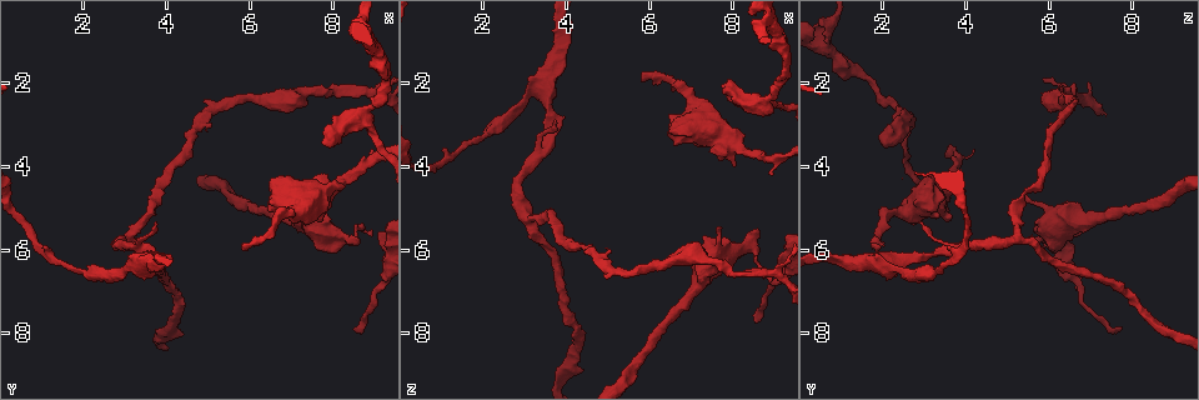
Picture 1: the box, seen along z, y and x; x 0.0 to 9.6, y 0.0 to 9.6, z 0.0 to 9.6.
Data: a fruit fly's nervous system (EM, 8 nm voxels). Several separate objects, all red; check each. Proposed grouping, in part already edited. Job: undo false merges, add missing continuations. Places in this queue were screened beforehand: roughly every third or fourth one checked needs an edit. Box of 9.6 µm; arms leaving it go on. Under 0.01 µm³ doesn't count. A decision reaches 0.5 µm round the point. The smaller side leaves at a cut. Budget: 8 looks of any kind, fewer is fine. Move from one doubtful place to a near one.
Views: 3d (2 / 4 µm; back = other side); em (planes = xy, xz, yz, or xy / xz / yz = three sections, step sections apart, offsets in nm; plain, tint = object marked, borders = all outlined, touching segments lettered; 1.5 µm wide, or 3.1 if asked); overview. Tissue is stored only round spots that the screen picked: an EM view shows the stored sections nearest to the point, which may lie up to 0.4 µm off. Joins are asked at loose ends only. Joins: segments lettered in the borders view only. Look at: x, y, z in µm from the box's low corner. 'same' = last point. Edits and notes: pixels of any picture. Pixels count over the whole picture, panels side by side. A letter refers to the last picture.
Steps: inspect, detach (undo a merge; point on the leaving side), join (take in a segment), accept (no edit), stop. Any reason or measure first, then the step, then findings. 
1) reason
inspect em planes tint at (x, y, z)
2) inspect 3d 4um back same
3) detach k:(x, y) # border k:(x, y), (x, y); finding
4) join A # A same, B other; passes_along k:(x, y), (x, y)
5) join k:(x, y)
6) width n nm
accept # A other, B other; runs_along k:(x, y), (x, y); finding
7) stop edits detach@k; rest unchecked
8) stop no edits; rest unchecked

thin end
inspect em planes plain at (5.85, 5.95, 1.85)

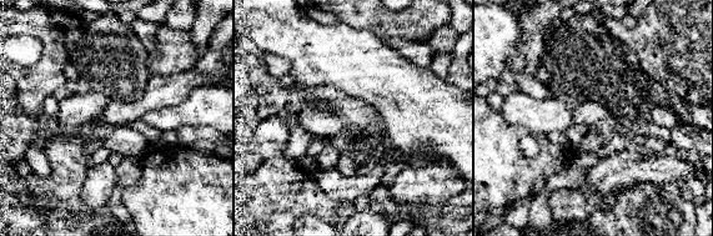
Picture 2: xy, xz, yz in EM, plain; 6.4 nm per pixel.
inspect em planes borders same

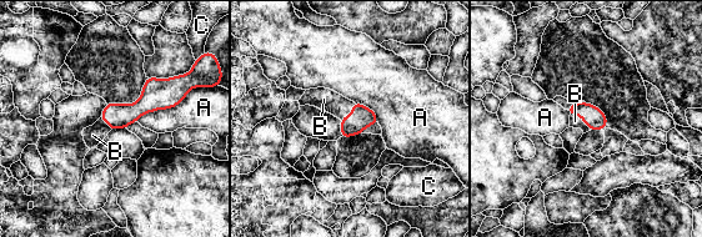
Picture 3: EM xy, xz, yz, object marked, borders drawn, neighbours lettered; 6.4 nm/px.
join B # A other, B same, C other; passes_along 3:(595, 119), (581, 117), (575, 121); the neuron continues

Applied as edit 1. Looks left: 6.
free end
inspect em planes borders at (8.55, 5.75, 5.45)

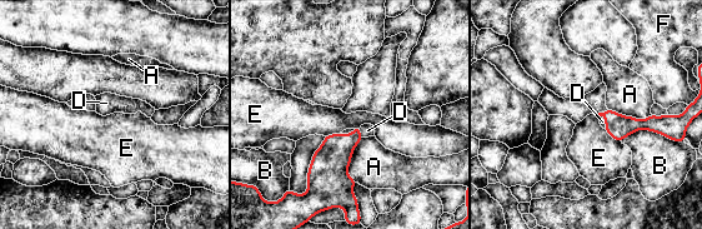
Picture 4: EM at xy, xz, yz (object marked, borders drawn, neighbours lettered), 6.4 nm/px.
join D # A other, B other, D same, E other, F other; passes_along 4:(330, 162), (352, 134), (367, 130); the neuron continues

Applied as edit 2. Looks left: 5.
inspect overview

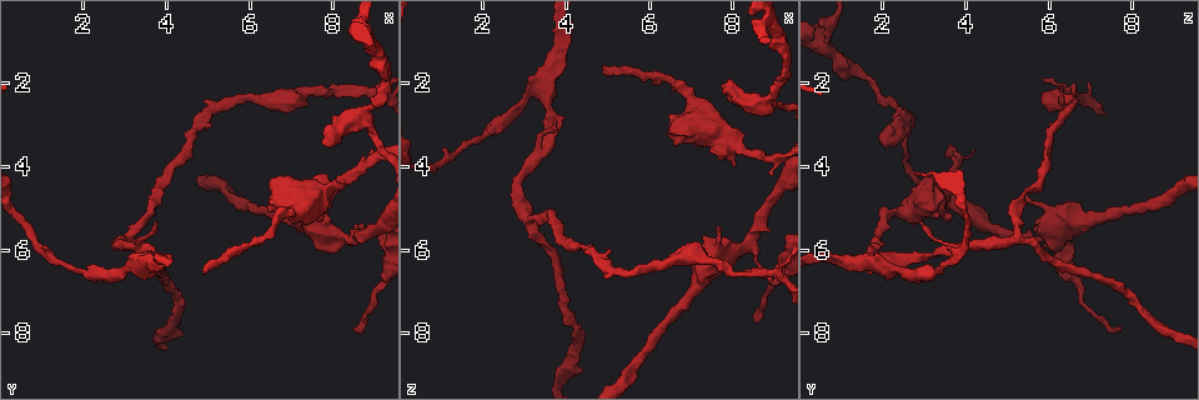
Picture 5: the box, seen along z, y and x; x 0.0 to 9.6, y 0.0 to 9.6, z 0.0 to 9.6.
sharp bend
inspect 3d 4um at (8.90, 1.15, 0.60)

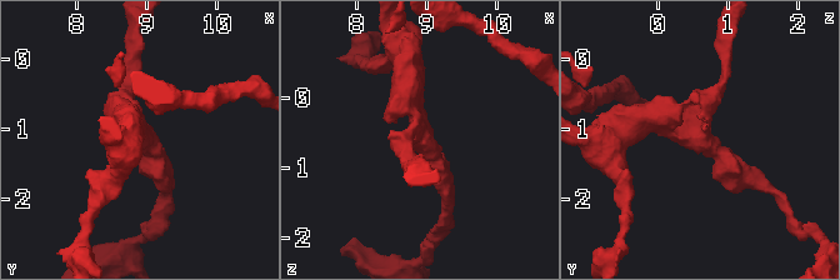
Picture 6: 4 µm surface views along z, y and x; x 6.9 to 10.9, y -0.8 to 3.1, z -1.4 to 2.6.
arms 3; arm_widths 240, 280, 300 nm; need the tissue
inspect em yz step 8 tint at (8.90, 1.10, 0.60)

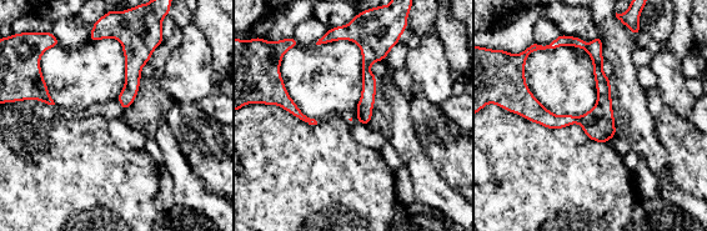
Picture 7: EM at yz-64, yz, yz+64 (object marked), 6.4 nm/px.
another direction
inspect em planes borders same

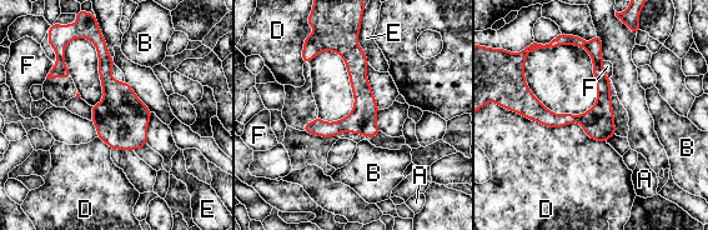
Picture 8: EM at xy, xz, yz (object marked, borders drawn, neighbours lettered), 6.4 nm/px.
width 180 nm
accept # A other, B other, D other, E other, F other; border 8:(507, 109), (606, 143); all the same neuron

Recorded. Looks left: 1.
stop edits join@3, join@4; rest unchecked

